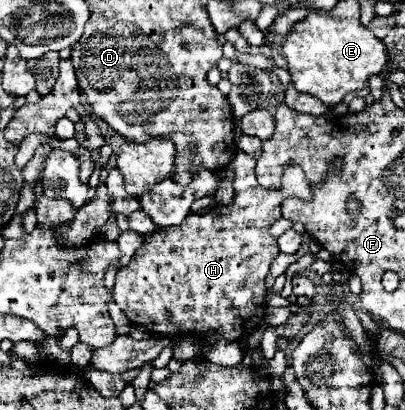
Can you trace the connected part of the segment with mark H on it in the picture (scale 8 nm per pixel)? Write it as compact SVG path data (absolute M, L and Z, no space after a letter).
M237 152L231 168L235 172L233 190L237 198L229 206L213 206L205 214L187 214L178 226L159 228L151 234L145 248L139 250L127 268L117 270L113 298L125 312L131 324L147 328L151 334L175 336L217 332L225 340L240 340L255 330L265 318L265 276L269 266L279 254L277 240L269 234L273 222L281 218L283 192L265 190L255 178L255 162L245 152Z

